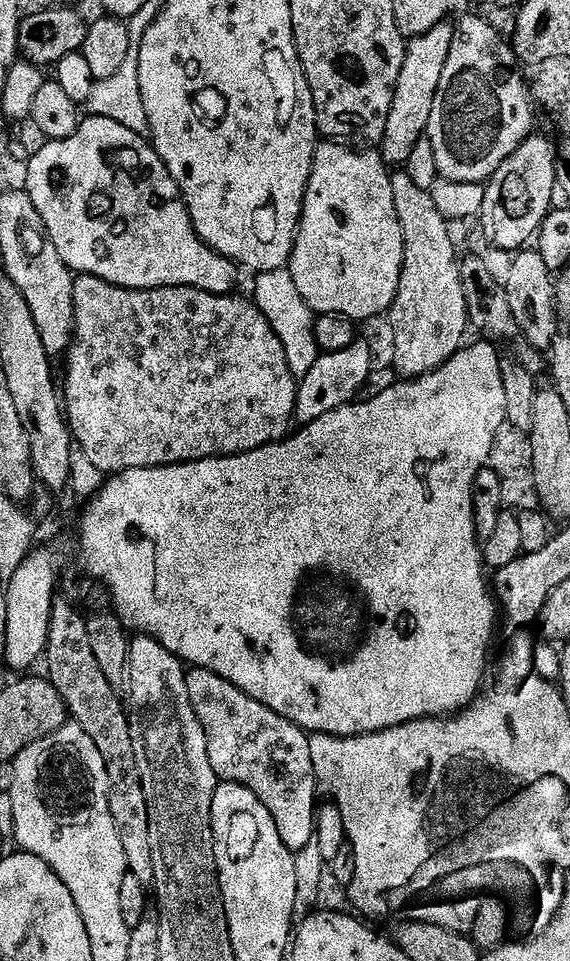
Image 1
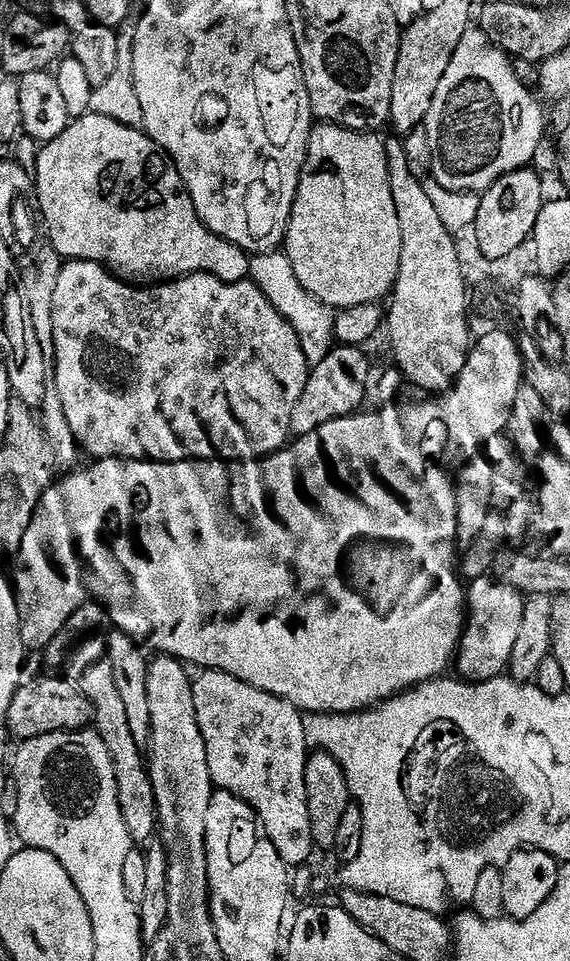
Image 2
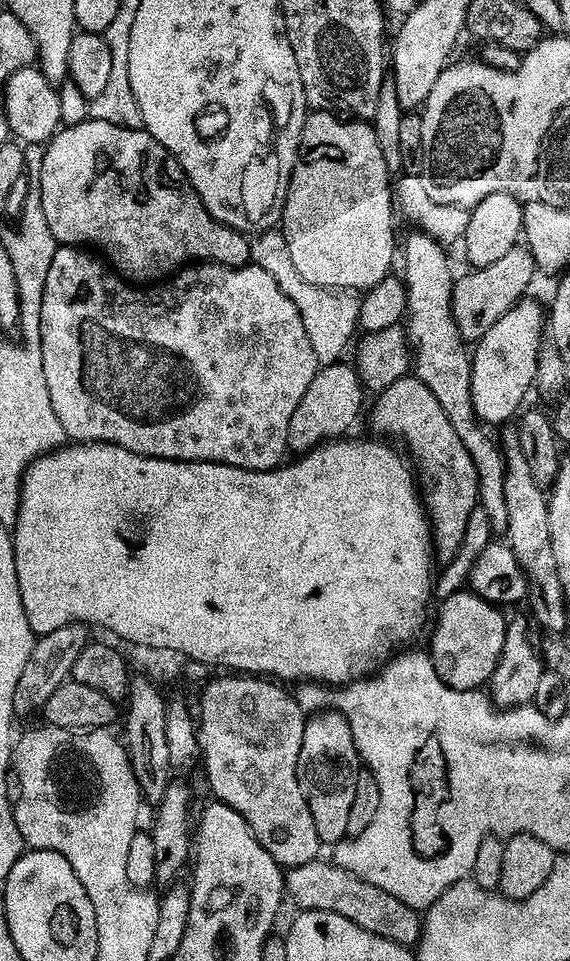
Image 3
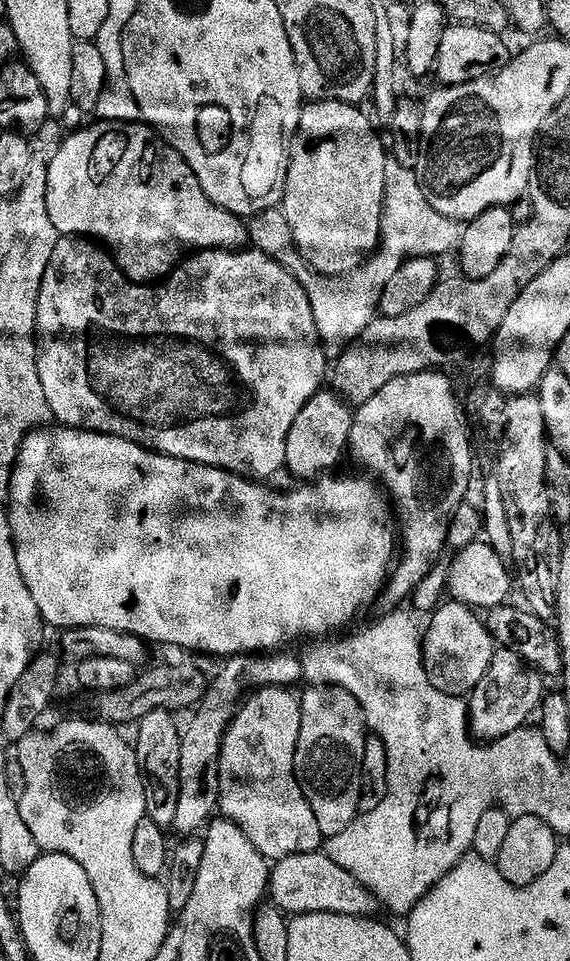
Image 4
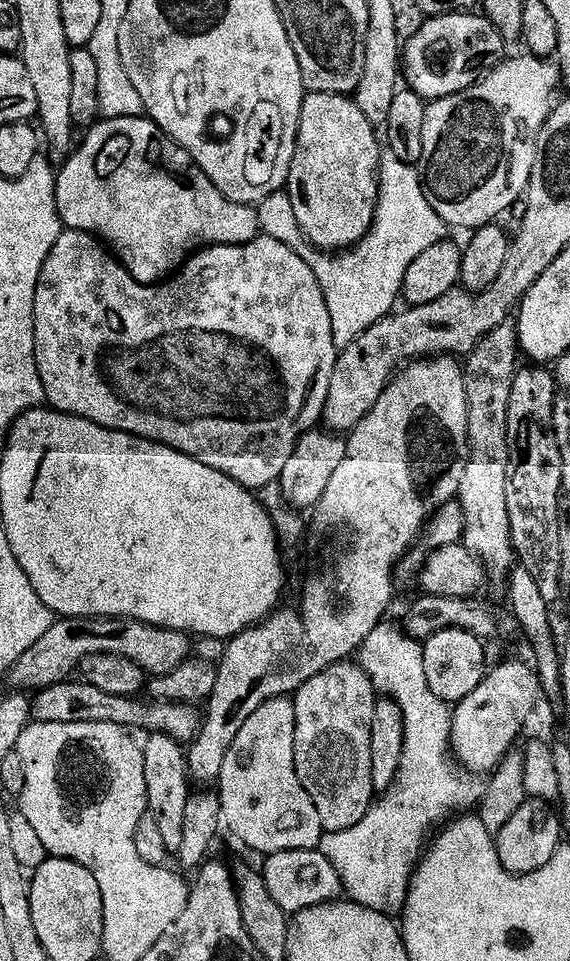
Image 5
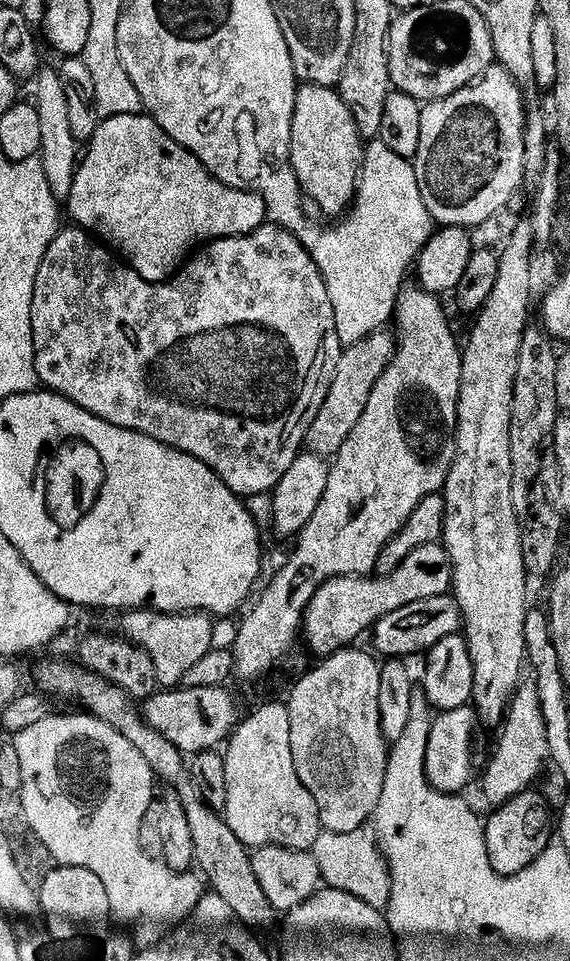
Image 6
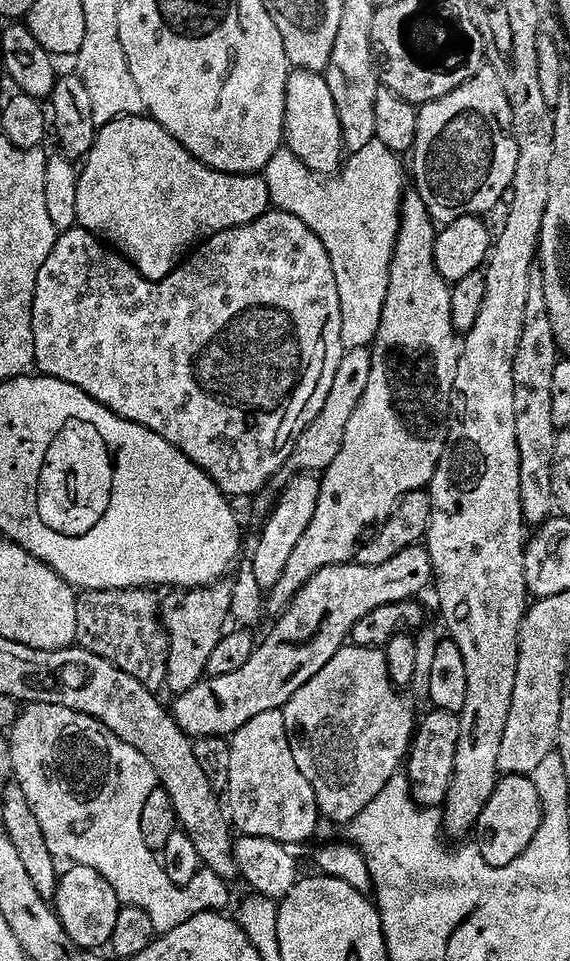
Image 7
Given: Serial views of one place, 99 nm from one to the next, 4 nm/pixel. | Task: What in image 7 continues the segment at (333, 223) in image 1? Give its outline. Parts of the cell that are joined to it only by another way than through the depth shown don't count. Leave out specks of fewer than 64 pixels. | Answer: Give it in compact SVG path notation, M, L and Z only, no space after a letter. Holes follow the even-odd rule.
M301 68L289 71L284 138L286 146L312 172L327 178L341 171L346 160L342 122L338 118L338 106L334 106L334 94L330 94L323 74Z

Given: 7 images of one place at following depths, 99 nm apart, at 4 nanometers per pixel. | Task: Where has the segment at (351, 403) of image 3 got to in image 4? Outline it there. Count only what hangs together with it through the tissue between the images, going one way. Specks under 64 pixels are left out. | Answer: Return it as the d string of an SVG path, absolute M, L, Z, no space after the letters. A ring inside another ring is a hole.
M321 390L314 394L314 398L302 406L302 414L294 418L294 426L290 426L290 438L286 438L286 472L297 476L300 482L319 480L331 473L335 469L332 467L349 451L353 415L348 401L335 391Z

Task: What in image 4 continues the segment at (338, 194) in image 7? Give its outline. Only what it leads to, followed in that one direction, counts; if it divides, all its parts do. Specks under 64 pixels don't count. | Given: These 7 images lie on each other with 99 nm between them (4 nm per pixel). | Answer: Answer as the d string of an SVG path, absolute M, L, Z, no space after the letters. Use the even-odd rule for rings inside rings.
M391 158L386 162L380 246L360 267L346 276L321 276L306 267L303 256L296 251L290 222L286 222L286 214L279 207L251 217L247 226L251 247L257 252L273 256L281 266L290 270L290 274L294 274L294 278L300 280L314 310L314 320L318 326L320 342L324 345L324 353L330 358L343 354L345 348L358 338L358 334L362 334L362 330L366 330L366 326L377 319L382 290L386 290L386 282L390 282L390 278L402 270L406 261L419 256L441 258L447 252L455 253L459 249L462 235L461 225L457 221L438 214L438 210L430 206L421 177L413 169L402 166Z

